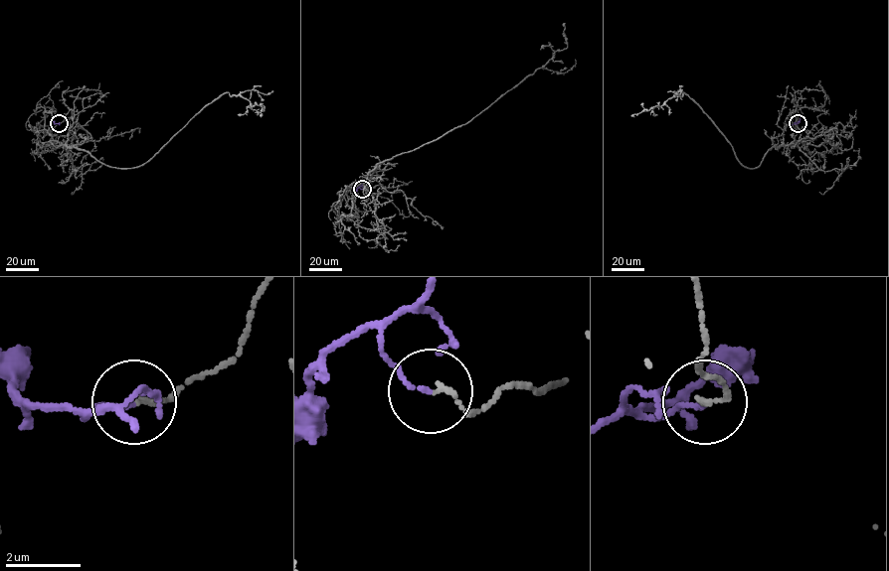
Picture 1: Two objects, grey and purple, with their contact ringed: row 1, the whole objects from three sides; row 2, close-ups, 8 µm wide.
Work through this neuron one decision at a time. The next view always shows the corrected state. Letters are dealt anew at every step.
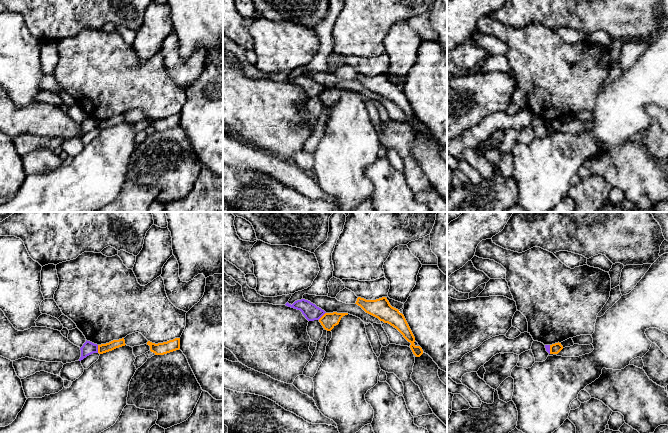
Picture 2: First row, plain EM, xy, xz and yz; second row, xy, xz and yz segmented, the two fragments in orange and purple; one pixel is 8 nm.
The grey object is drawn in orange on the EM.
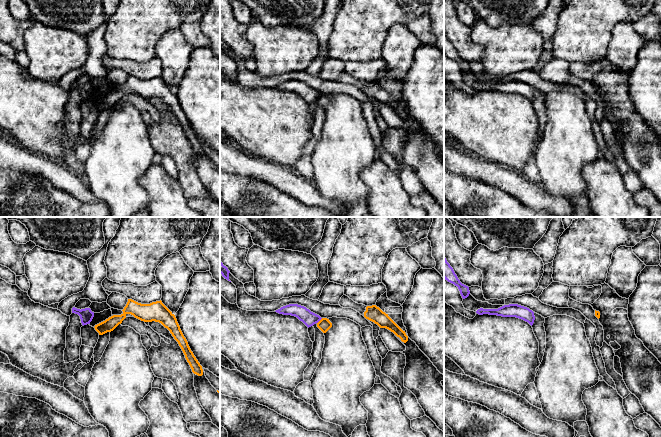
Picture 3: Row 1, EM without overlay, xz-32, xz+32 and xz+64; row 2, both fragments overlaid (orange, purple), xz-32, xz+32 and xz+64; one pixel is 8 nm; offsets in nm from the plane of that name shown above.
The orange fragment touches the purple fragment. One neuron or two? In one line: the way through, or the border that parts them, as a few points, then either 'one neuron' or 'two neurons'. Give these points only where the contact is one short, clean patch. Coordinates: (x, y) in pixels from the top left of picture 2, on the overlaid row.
border along xy (97, 345), (98, 352); two neurons

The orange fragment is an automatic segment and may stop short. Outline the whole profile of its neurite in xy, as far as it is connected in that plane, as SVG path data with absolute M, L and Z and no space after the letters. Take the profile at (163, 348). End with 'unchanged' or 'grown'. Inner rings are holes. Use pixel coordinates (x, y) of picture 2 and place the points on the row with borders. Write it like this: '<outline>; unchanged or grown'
M180 338L158 344L148 341L147 345L150 346L150 351L155 355L164 355L180 349Z; unchanged

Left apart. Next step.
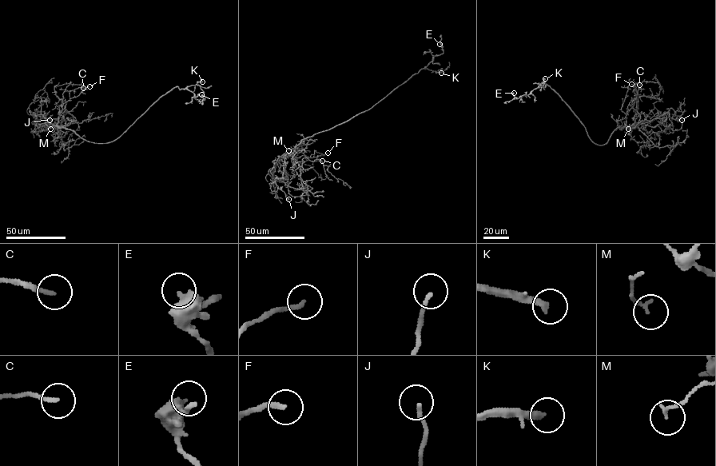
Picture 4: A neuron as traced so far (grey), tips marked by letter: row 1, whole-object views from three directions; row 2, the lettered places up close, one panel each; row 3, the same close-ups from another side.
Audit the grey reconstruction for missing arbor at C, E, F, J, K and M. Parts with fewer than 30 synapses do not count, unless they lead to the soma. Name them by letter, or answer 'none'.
F, K

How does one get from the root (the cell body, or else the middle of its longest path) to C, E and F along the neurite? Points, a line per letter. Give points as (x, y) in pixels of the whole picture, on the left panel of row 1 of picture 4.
C: (107, 142), (95, 143), (83, 140), (73, 131), (57, 125), (59, 113), (69, 98), (69, 92), (83, 88)
E: (107, 142), (118, 137), (160, 97), (175, 87), (186, 89), (195, 97), (204, 96), (204, 100), (201, 94)
F: (107, 142), (95, 143), (83, 140), (73, 131), (57, 125), (59, 113), (66, 102), (89, 86)

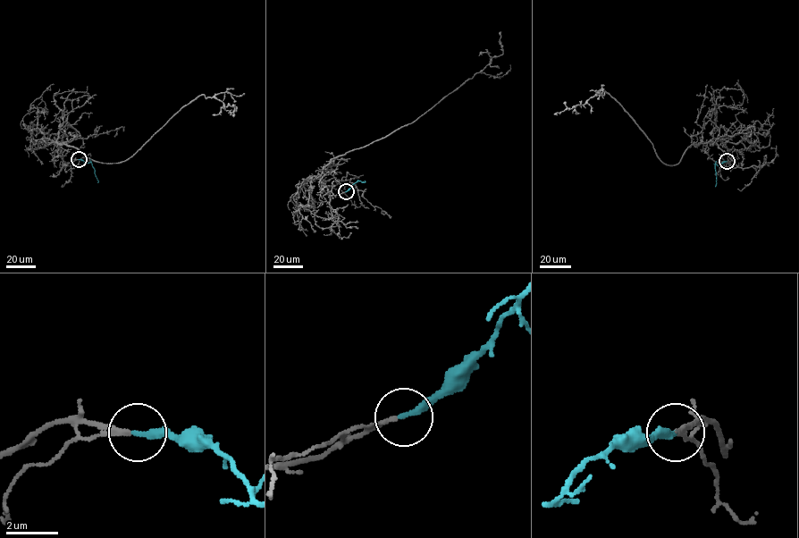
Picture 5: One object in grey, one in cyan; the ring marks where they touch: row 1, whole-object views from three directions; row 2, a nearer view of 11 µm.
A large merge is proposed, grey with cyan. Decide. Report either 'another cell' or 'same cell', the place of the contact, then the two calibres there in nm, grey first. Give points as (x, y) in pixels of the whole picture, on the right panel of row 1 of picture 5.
same cell; at (727, 161); 150 nm thick on the grey side, 280 nm on the other

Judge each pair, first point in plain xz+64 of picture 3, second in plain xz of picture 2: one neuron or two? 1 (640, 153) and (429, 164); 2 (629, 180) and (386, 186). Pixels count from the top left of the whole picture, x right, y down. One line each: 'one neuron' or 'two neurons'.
1: one neuron
2: two neurons

